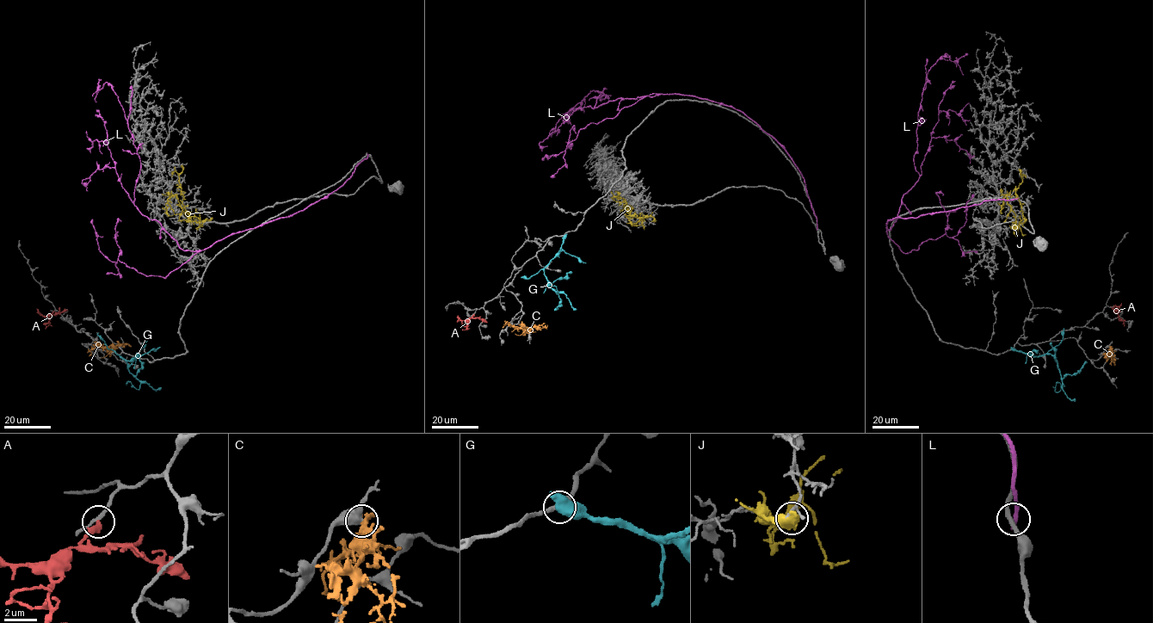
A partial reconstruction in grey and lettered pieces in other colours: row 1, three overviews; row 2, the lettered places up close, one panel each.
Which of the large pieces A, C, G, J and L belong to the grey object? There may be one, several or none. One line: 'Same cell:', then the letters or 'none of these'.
Same cell: none of these

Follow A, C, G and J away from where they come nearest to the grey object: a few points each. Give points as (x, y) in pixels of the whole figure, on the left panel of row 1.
A: (52, 311), (45, 329)
C: (95, 342), (107, 348), (126, 343), (131, 346)
G: (136, 356), (129, 360), (121, 356), (126, 363), (129, 372), (140, 382), (138, 389), (129, 381), (126, 385)
J: (212, 218), (200, 220), (190, 216), (182, 202), (183, 195), (179, 174), (173, 171), (171, 175)

